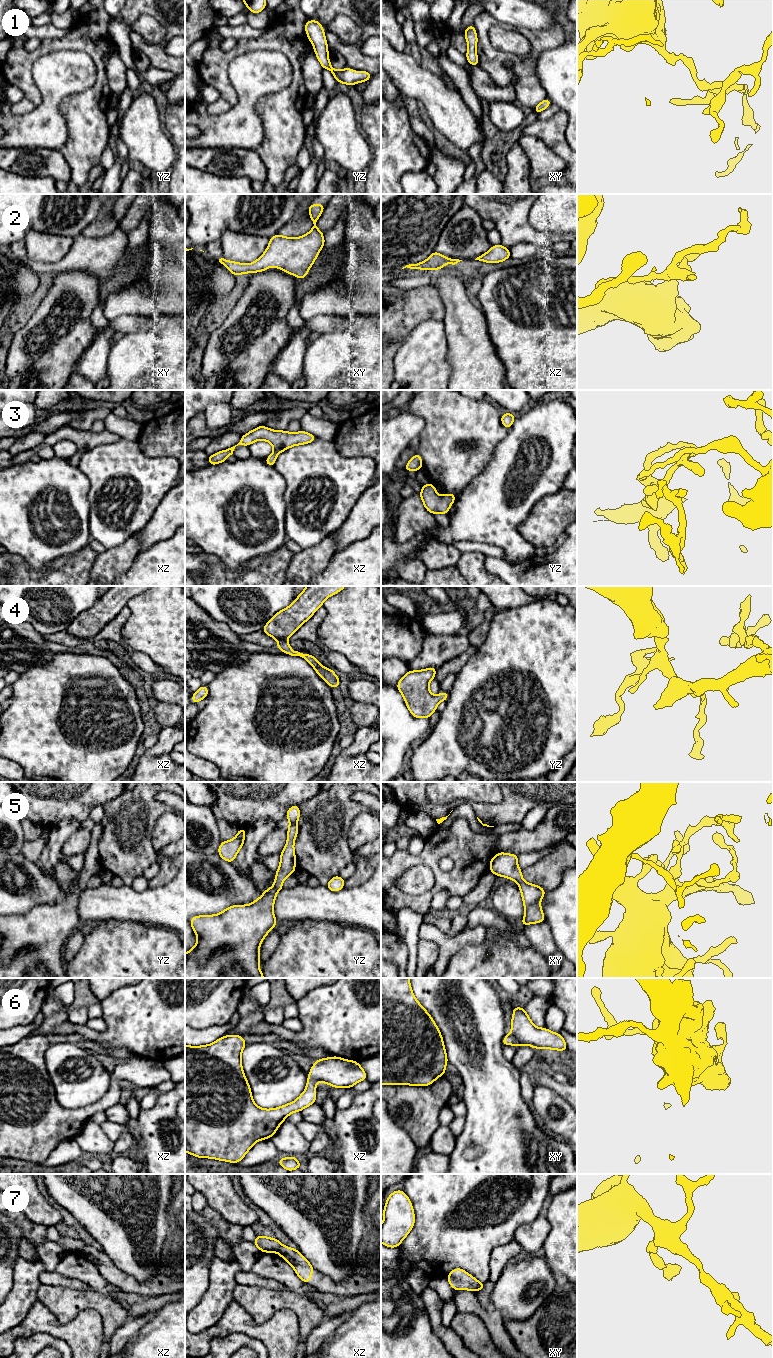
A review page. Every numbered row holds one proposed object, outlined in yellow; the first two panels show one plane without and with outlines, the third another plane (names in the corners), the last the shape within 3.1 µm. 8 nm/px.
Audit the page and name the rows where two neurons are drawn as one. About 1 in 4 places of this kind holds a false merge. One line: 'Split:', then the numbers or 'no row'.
Split: 7

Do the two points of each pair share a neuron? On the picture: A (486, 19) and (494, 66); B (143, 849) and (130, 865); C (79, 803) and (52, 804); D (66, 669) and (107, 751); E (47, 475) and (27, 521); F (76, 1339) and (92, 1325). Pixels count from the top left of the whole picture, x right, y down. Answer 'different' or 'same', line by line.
A: same
B: same
C: same
D: same
E: same
F: same

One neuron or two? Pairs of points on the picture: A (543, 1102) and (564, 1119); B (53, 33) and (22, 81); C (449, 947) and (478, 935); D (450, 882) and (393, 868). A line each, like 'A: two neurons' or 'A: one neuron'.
A: one neuron
B: two neurons
C: one neuron
D: one neuron

